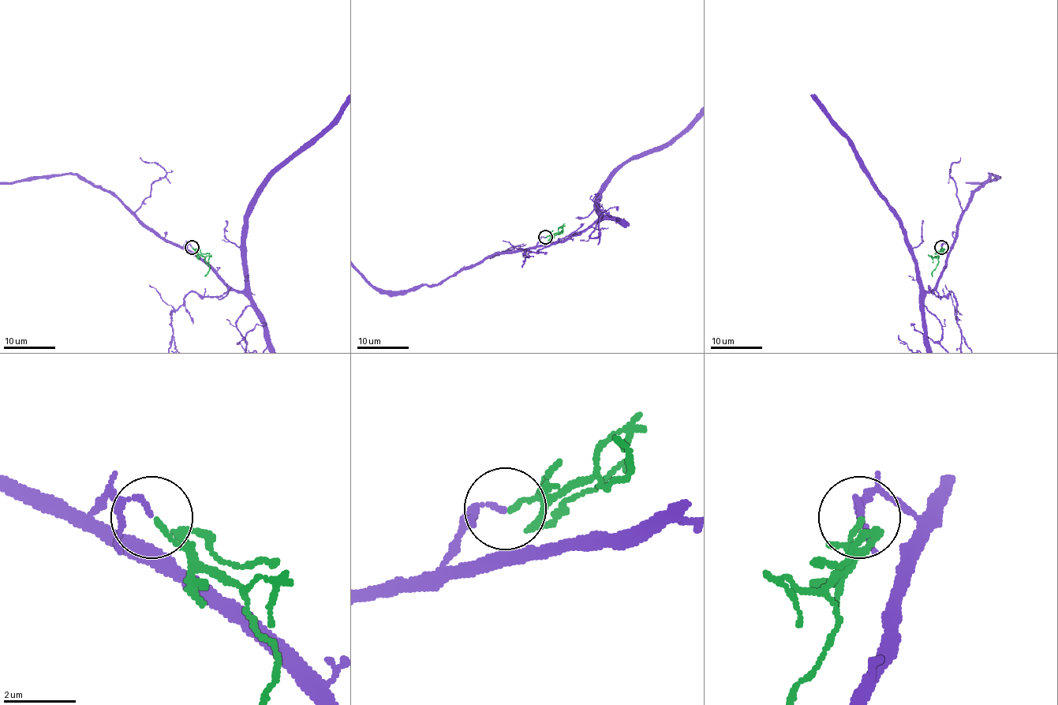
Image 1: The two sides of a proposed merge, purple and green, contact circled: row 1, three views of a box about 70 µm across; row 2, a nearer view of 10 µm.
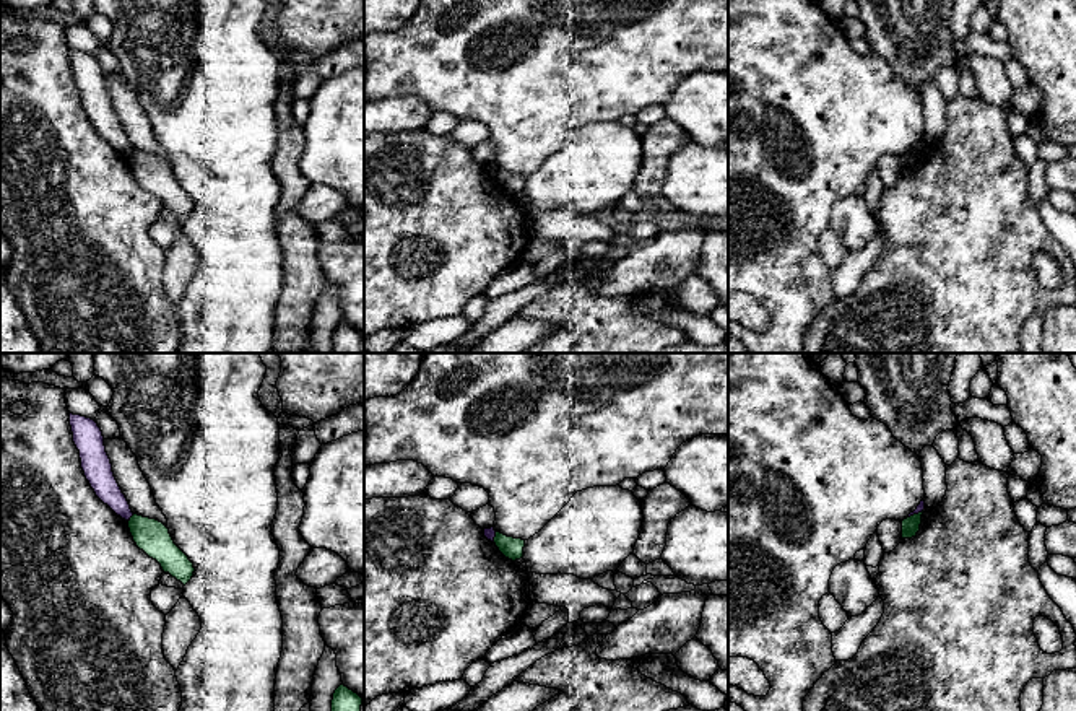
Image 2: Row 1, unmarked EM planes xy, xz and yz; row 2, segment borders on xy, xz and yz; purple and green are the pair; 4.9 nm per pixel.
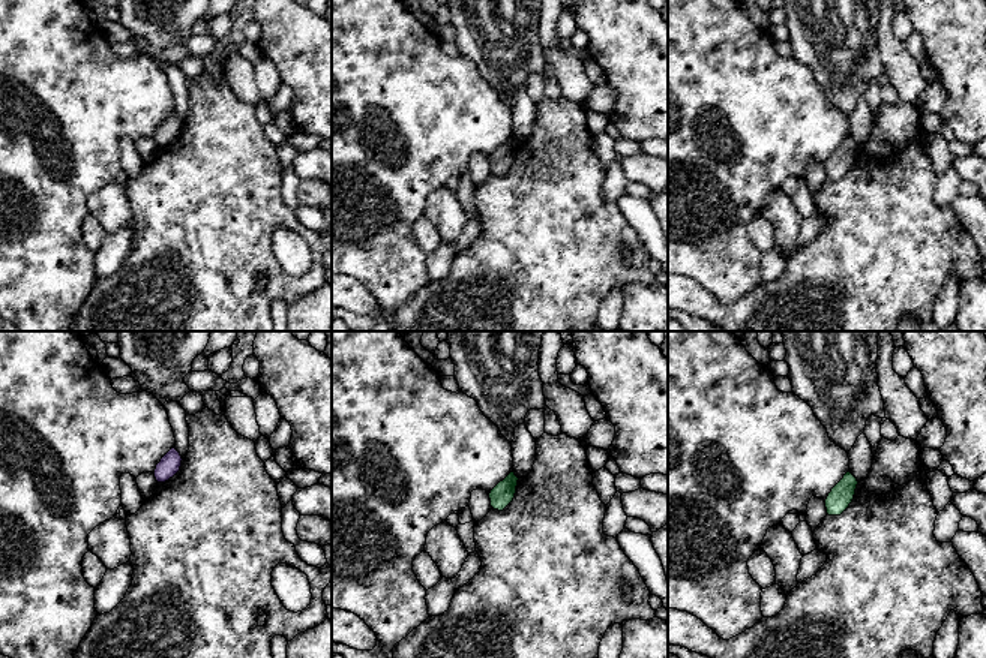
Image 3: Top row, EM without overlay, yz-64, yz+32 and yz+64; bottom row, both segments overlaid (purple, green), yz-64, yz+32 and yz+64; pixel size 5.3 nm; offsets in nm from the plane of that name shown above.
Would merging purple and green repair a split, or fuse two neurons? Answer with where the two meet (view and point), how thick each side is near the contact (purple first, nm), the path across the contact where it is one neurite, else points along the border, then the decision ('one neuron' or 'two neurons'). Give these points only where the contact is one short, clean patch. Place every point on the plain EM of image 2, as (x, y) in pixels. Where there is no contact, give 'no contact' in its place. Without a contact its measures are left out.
contact xy (130, 152); calibres 130 and 170 nm; border xy (134, 150), (129, 157); two neurons

